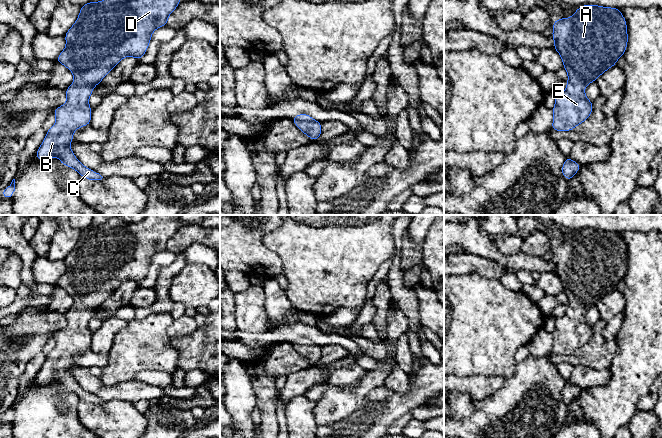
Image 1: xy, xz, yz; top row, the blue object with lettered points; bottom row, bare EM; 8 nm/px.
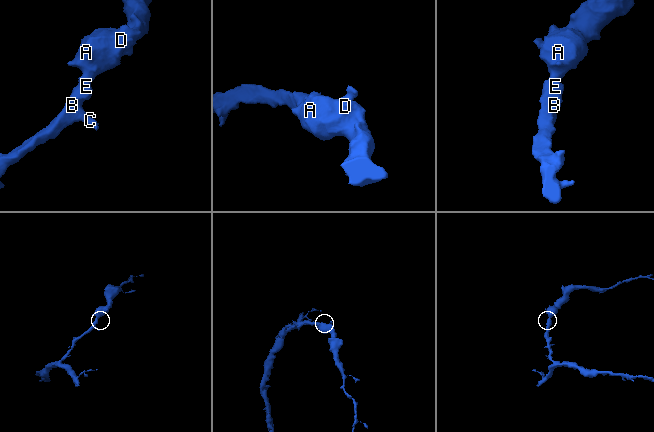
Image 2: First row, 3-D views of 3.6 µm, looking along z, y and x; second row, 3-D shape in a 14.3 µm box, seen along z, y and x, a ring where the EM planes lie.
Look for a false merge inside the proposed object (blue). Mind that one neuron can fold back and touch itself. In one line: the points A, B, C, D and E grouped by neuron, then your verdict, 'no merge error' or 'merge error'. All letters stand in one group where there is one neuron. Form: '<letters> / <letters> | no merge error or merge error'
A B C D E | no merge error

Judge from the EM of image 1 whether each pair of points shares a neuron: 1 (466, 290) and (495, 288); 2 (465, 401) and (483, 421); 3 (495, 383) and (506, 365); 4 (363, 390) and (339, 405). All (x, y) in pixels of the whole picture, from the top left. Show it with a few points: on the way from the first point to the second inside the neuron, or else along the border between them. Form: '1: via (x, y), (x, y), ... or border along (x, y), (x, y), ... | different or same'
1: via (473, 290), (488, 290) | same
2: border along (477, 401), (476, 408), (471, 415), (454, 420) | different
3: border along (476, 374), (501, 376), (504, 379) | different
4: via (357, 396), (345, 402) | same

